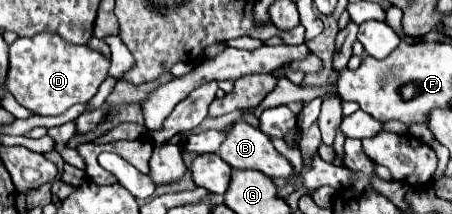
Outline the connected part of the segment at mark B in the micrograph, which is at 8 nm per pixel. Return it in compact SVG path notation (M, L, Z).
M243 119L235 121L227 131L219 157L233 169L255 169L271 179L291 175L289 161L273 147L271 139Z

